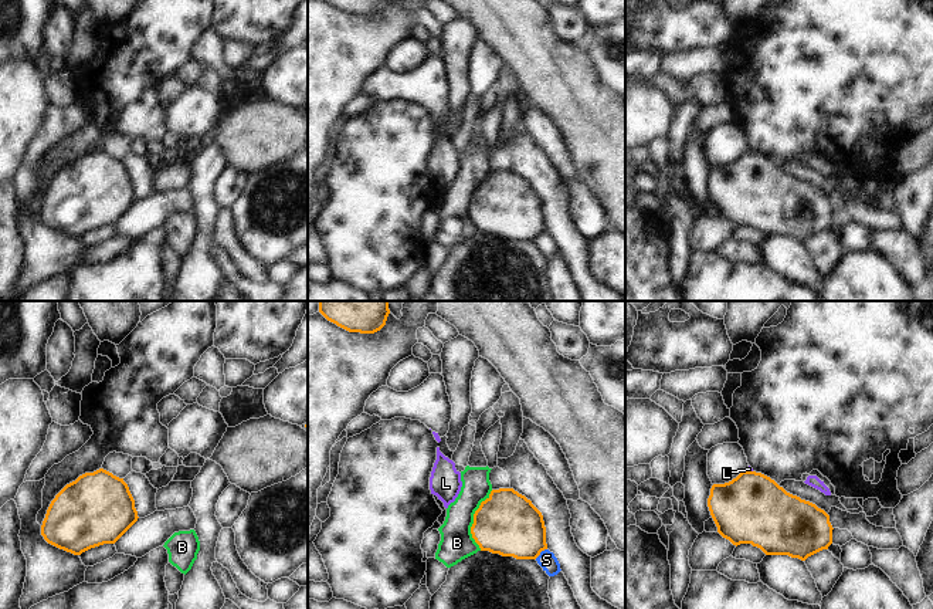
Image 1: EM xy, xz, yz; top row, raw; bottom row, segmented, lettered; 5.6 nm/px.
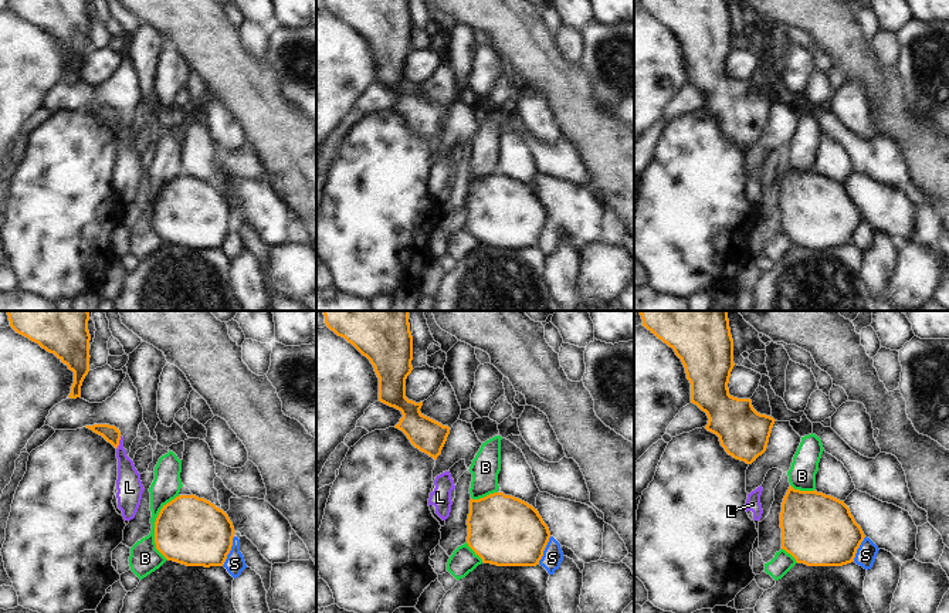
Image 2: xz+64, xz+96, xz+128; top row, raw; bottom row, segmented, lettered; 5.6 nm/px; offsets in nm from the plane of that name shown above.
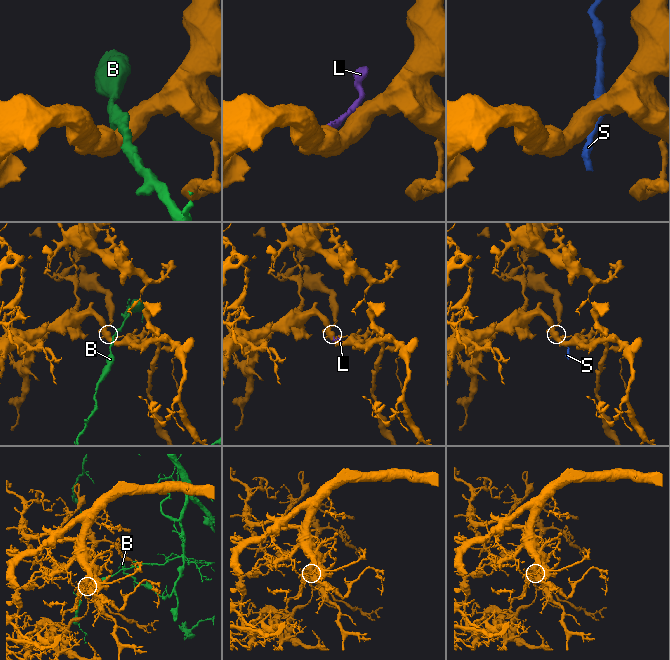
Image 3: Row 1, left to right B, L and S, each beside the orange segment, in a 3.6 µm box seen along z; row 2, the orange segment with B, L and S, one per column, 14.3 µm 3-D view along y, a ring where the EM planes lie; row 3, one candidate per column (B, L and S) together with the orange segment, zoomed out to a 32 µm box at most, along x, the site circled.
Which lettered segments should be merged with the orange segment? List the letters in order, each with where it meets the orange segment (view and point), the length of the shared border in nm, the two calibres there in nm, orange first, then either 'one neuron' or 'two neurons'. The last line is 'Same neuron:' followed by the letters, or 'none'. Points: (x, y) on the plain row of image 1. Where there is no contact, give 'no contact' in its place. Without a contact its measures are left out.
B: xz (474, 202) | 360 nm | 360/190 nm | two neurons
L: yz (749, 154) | 40 nm | 400/20 nm | two neurons
S: xz (540, 233) | 90 nm | 360/100 nm | two neurons
Same neuron: none

